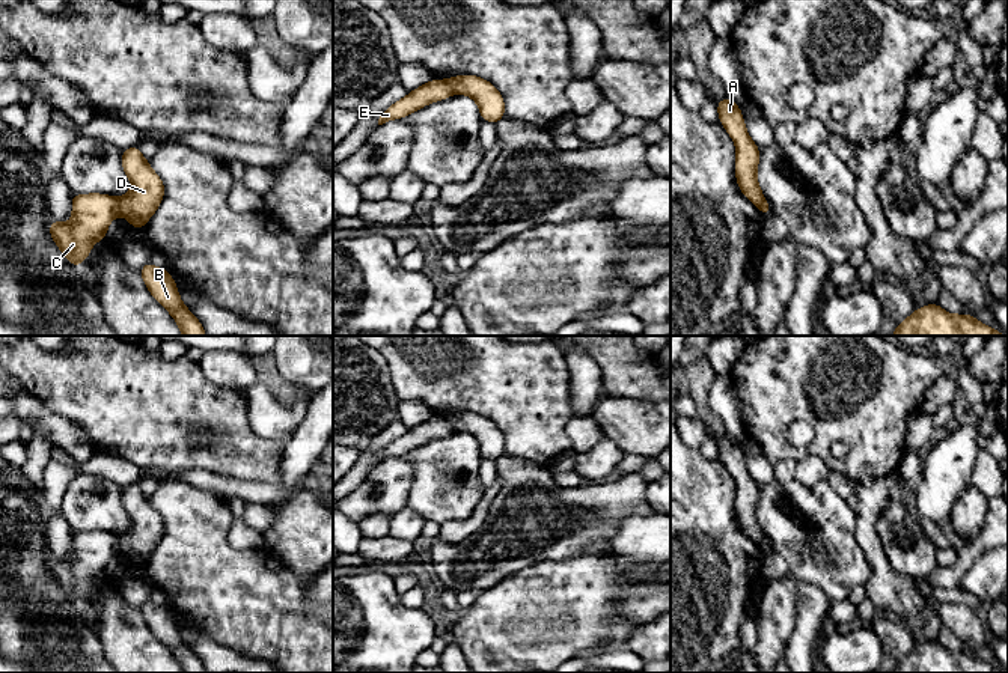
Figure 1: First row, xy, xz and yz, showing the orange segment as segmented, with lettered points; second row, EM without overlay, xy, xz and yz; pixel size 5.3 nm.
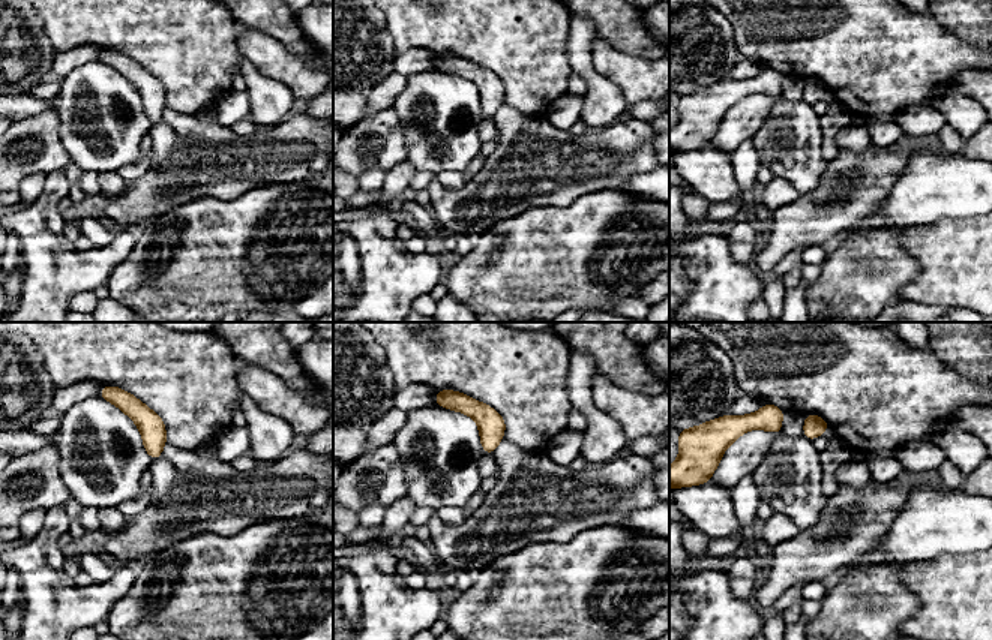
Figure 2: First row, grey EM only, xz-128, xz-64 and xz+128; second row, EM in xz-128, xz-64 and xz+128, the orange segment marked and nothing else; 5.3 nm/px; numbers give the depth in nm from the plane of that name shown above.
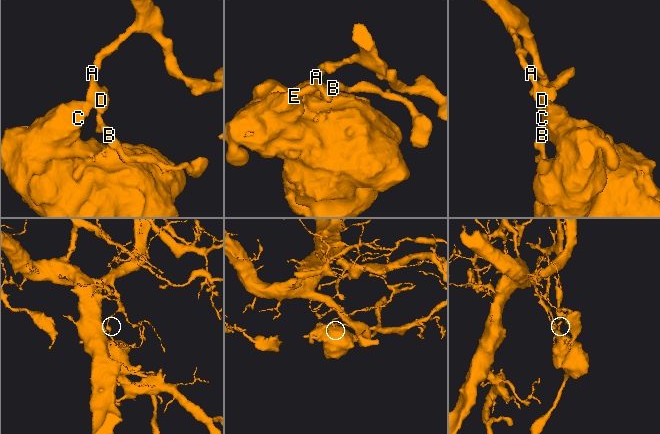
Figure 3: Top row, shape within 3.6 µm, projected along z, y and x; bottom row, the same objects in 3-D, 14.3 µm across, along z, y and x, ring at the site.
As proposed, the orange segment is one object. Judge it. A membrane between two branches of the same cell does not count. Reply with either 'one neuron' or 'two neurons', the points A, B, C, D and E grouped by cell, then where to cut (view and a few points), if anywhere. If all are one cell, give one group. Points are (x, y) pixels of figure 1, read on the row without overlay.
two neurons | A B D / C E | xy (115, 536), (118, 550)

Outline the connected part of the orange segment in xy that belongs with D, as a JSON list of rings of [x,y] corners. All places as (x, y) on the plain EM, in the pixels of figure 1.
[[[137,483],[122,488],[122,504],[131,518],[131,525],[124,534],[116,536],[118,551],[125,554],[134,566],[142,568],[160,544],[164,522]]]

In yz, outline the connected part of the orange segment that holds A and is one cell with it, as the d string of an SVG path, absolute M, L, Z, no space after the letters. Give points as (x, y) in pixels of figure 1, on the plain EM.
M725 435L716 440L719 458L726 465L735 480L735 515L741 530L762 548L764 531L756 518L756 506L759 500L759 485L752 479L744 464L740 443Z

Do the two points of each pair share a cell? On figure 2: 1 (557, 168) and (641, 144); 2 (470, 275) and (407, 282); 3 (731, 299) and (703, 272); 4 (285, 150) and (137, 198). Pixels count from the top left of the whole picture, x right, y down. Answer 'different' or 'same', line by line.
1: same
2: different
3: same
4: same

